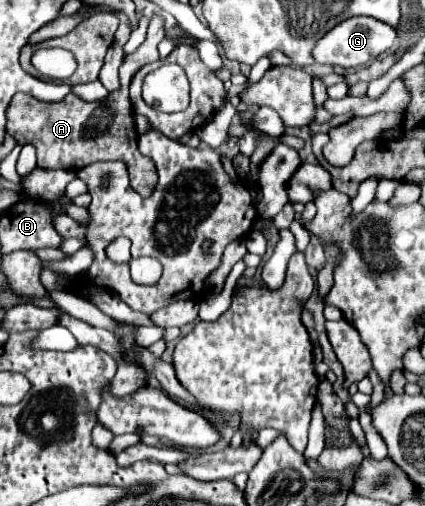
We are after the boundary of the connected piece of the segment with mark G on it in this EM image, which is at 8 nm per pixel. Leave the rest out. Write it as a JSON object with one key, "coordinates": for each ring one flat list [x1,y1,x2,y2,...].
{"coordinates":[[352,17,336,25,332,31,326,33,314,47,314,59,318,63,328,63,328,65,340,65,344,69,352,67,362,67,374,57,382,55,392,47,392,41,396,37,396,29,392,25,386,25,384,21,378,21,374,17]]}

